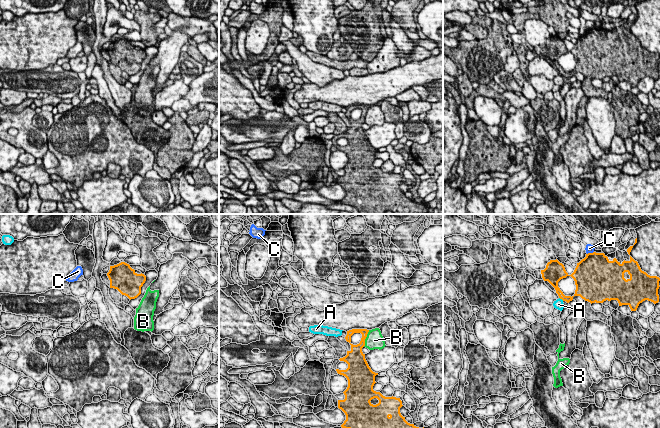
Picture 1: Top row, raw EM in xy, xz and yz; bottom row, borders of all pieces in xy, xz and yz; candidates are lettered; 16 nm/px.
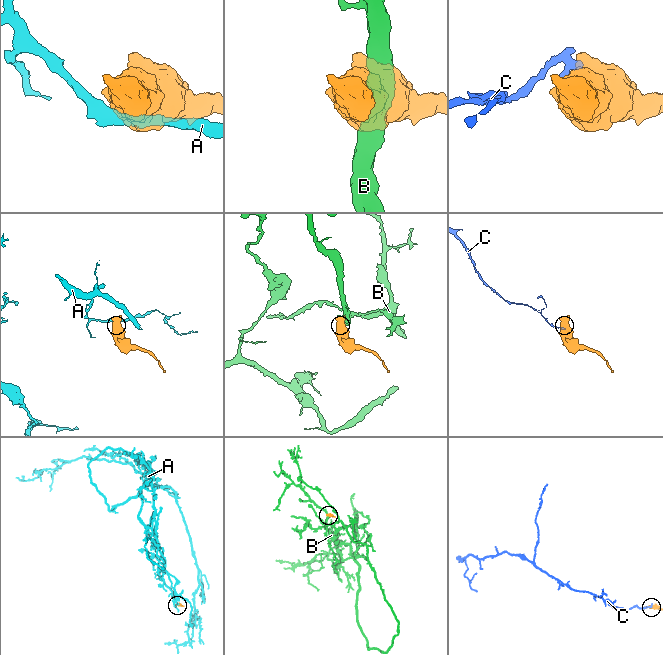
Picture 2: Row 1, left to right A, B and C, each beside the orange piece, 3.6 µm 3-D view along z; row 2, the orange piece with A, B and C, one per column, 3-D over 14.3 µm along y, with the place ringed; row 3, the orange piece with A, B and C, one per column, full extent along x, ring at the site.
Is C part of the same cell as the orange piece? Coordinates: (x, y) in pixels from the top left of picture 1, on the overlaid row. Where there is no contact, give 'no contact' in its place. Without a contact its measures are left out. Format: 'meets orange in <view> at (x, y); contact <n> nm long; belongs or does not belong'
meets orange in yz at (590, 253); contact 120 nm long; does not belong

